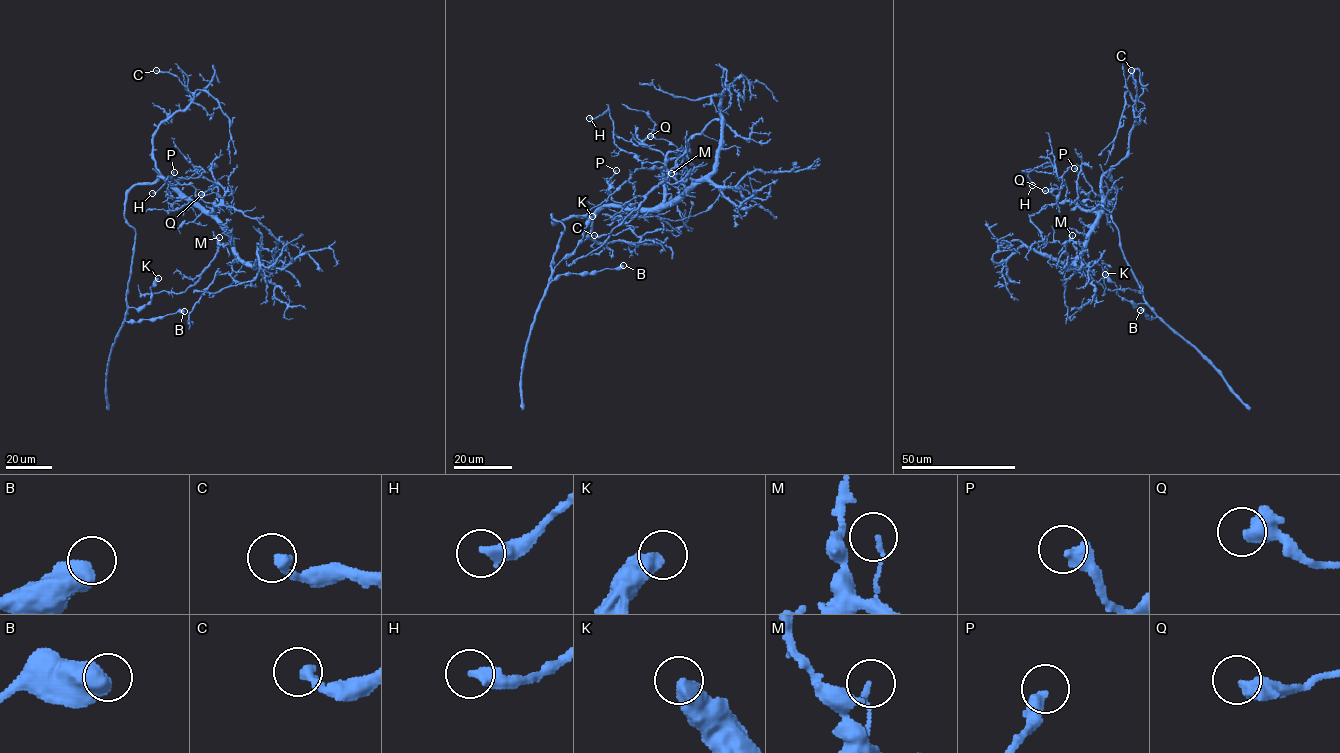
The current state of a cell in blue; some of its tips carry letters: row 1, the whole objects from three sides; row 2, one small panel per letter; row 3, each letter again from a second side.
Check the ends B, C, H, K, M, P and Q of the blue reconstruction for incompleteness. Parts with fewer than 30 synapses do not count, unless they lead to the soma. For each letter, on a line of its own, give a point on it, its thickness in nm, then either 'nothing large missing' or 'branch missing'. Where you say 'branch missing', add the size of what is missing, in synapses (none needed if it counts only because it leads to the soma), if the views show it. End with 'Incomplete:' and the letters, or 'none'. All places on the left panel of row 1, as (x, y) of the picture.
B: place (184, 311); calibre 650 nm; nothing large missing
C: place (156, 70); calibre 320 nm; nothing large missing
H: place (152, 193); calibre 420 nm; nothing large missing
K: place (158, 278); calibre 480 nm; nothing large missing
M: place (219, 237); calibre 140 nm; nothing large missing
P: place (174, 172); calibre 480 nm; nothing large missing
Q: place (201, 194); calibre 360 nm; nothing large missing
Incomplete: none

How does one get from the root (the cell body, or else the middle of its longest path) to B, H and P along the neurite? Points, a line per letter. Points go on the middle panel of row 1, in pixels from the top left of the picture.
B: (584, 217), (554, 223), (552, 213), (564, 229), (551, 262), (548, 284), (563, 274), (591, 273), (623, 265)
H: (584, 217), (608, 205), (655, 208), (663, 194), (664, 164), (641, 163), (621, 150), (607, 110), (589, 118)
P: (584, 217), (592, 218), (602, 206), (623, 205), (615, 202), (607, 191), (616, 170)

